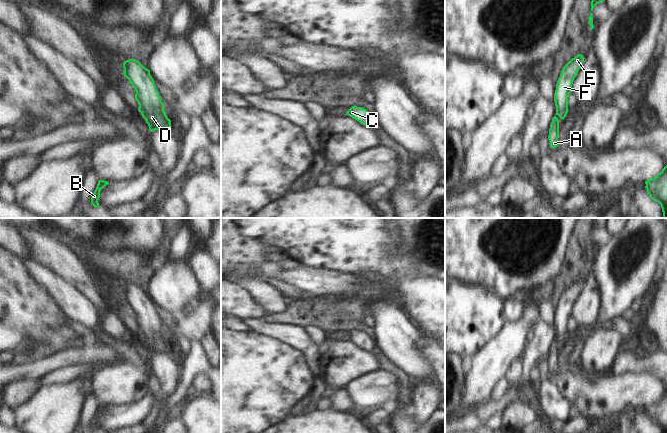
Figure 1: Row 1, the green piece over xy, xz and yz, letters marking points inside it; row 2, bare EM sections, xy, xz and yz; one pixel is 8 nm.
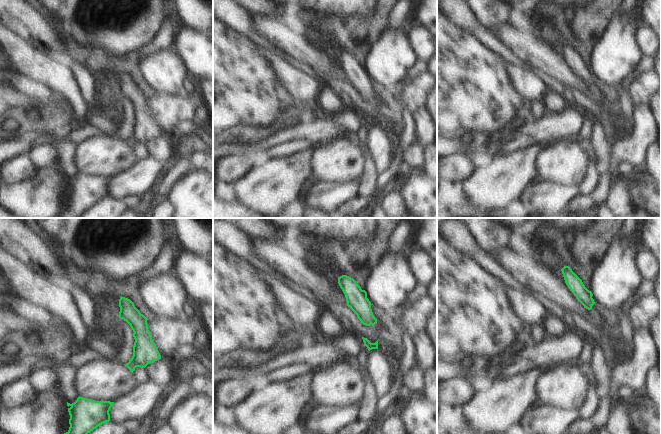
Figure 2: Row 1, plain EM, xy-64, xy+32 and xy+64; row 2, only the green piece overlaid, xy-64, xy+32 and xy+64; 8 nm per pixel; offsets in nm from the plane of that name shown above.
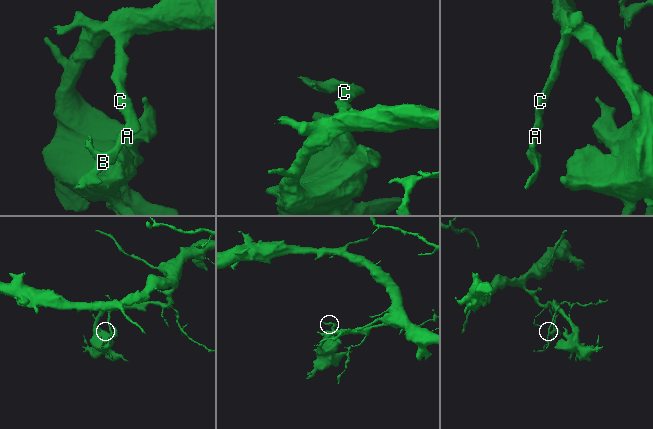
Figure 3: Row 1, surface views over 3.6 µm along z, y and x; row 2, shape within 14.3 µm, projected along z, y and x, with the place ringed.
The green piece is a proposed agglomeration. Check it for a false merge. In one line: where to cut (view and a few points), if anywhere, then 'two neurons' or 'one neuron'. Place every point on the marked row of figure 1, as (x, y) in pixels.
no cut; one neuron

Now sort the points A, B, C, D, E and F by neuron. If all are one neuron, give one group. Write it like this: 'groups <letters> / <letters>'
groups A B C D E F

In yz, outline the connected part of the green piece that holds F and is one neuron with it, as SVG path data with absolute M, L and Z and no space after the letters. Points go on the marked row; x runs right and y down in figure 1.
M579 54L572 58L562 69L560 77L556 84L556 90L554 93L554 102L556 106L556 114L552 118L550 124L548 139L550 142L550 148L556 148L558 146L559 138L559 120L557 115L564 120L568 113L568 97L572 92L572 84L577 76L579 69L581 68L584 57Z

